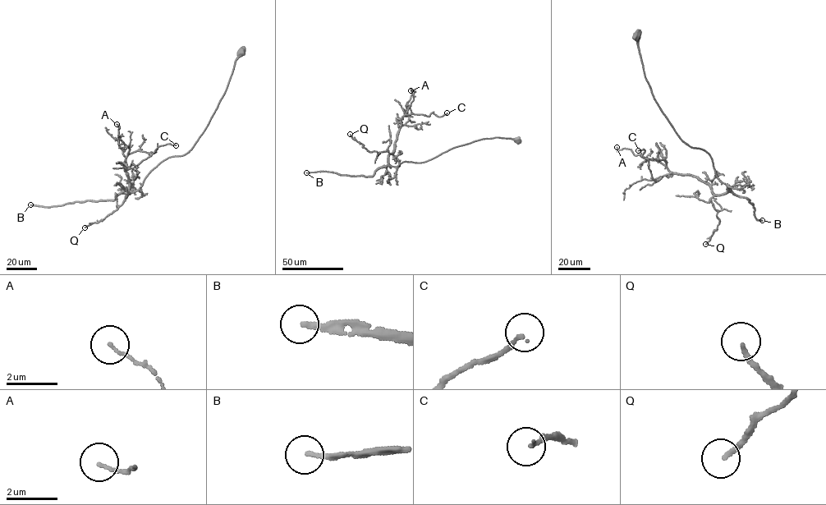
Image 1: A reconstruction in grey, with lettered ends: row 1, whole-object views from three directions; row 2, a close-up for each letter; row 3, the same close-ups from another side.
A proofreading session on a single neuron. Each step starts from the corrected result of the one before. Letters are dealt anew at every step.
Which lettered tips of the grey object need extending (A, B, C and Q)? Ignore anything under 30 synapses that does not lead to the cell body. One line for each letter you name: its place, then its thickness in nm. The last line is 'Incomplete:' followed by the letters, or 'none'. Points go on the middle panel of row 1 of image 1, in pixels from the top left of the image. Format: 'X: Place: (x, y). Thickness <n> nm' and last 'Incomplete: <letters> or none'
B: Place: (306, 172). Thickness 160 nm
Incomplete: B

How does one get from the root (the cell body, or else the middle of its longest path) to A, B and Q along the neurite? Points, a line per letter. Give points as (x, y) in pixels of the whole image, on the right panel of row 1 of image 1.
A: (637, 36), (653, 98), (681, 139), (710, 155), (727, 190), (714, 195), (698, 178), (617, 147)
B: (637, 36), (644, 75), (661, 110), (682, 140), (710, 155), (727, 191), (750, 200), (762, 220)
Q: (637, 36), (661, 110), (682, 140), (710, 155), (727, 188), (711, 199), (720, 221), (705, 244)

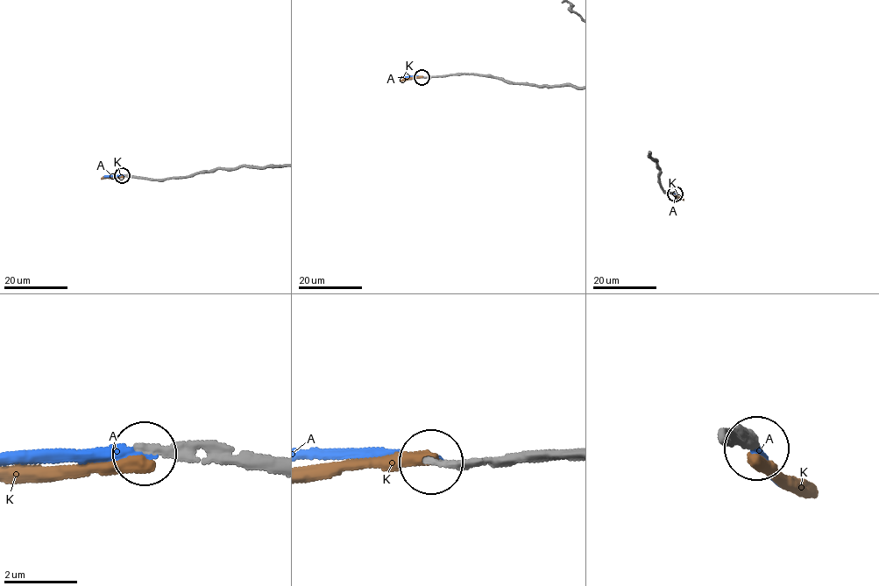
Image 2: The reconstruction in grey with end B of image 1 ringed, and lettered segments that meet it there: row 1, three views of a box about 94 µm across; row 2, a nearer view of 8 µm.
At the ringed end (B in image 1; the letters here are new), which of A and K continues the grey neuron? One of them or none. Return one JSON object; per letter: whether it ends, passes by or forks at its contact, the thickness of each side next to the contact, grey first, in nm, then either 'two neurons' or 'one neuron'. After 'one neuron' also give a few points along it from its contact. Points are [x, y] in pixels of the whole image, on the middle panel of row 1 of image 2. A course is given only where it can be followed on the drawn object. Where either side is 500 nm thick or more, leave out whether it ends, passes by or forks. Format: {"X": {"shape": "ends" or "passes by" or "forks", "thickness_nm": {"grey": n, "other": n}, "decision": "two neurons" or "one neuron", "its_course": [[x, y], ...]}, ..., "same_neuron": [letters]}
{"A": {"shape": "ends", "thickness_nm": {"grey": 240, "other": 280}, "decision": "one neuron"}, "K": {"shape": "ends", "thickness_nm": {"grey": 220, "other": 400}, "decision": "two neurons"}, "same_neuron": ["A"]}

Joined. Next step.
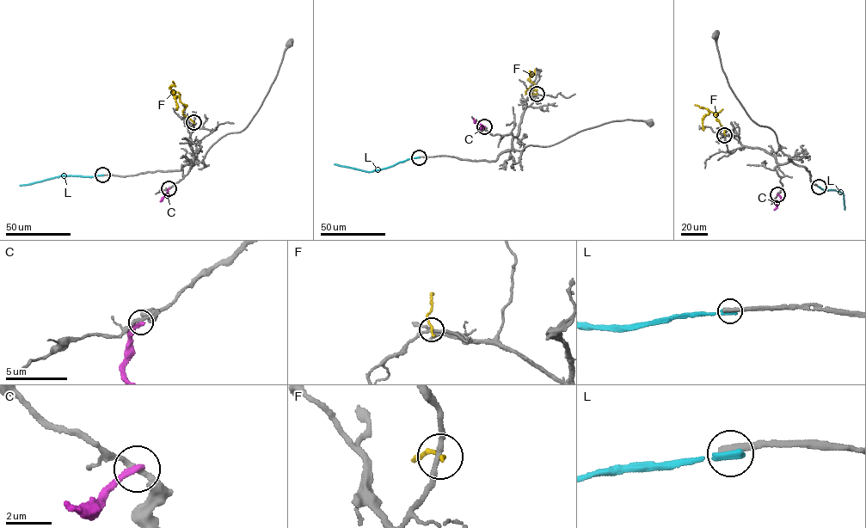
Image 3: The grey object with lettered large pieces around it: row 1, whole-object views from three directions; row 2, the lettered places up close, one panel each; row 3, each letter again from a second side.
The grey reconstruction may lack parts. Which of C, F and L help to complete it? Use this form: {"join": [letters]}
{"join": []}

